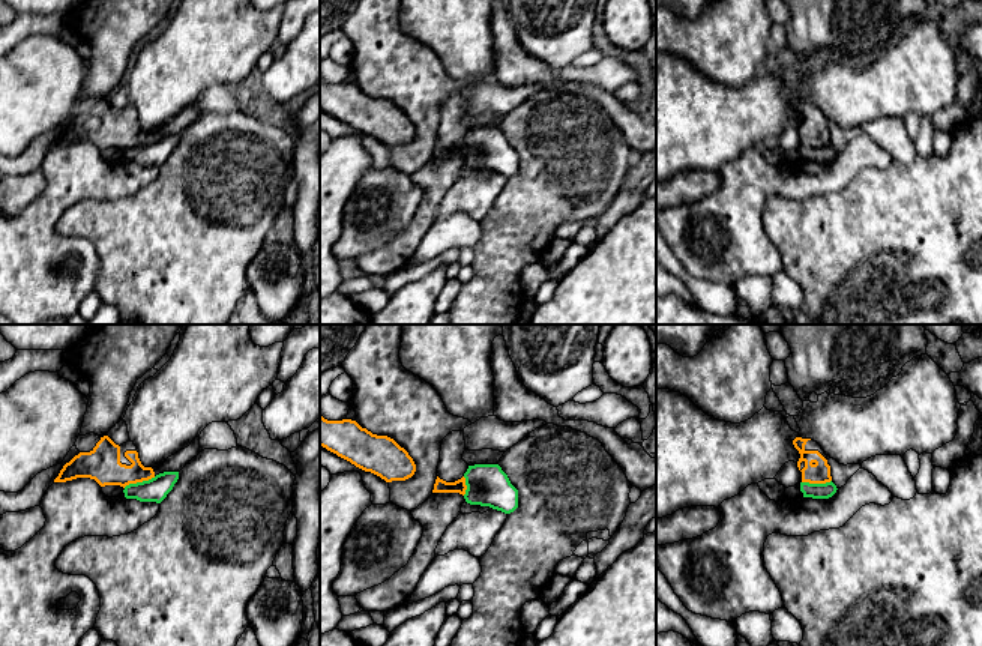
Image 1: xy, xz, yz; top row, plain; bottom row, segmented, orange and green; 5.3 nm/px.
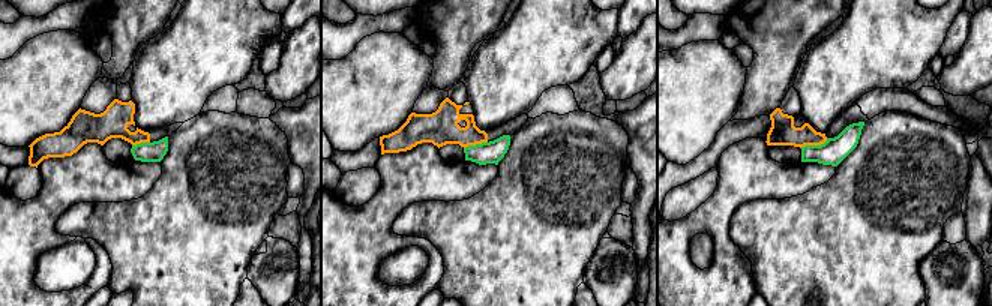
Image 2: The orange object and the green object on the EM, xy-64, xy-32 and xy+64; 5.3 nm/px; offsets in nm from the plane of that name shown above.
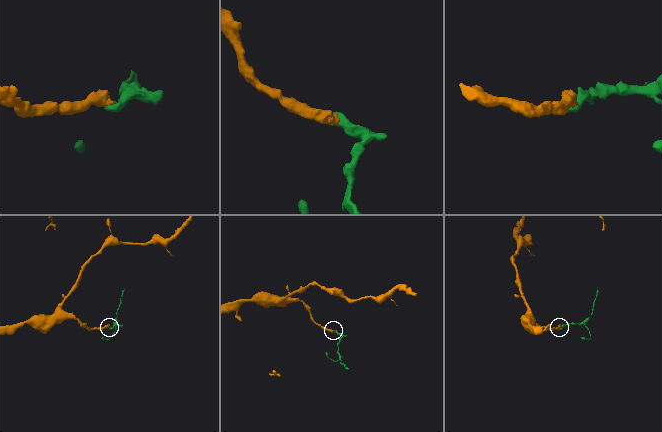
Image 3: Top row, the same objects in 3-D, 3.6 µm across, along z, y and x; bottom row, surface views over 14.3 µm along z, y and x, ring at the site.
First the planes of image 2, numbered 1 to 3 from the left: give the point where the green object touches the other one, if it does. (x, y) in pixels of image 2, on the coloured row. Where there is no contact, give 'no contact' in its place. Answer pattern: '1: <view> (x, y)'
1: xy-64 (140, 143)
2: xy-32 (474, 144)
3: xy+64 (814, 144)

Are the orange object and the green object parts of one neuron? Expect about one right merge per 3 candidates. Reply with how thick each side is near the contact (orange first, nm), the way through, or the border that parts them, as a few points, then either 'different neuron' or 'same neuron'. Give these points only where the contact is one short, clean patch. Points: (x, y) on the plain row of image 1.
190/130 nm | along xy (155, 140), (146, 144), (129, 146), (123, 150) | different neuron

